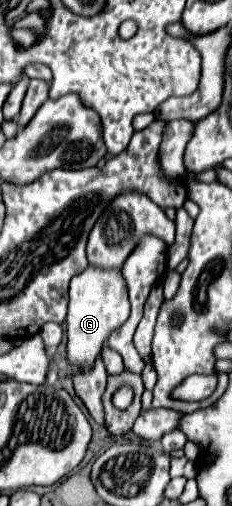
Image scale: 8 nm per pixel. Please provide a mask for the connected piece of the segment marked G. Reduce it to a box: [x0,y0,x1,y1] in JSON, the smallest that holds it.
[68,266,130,368]

